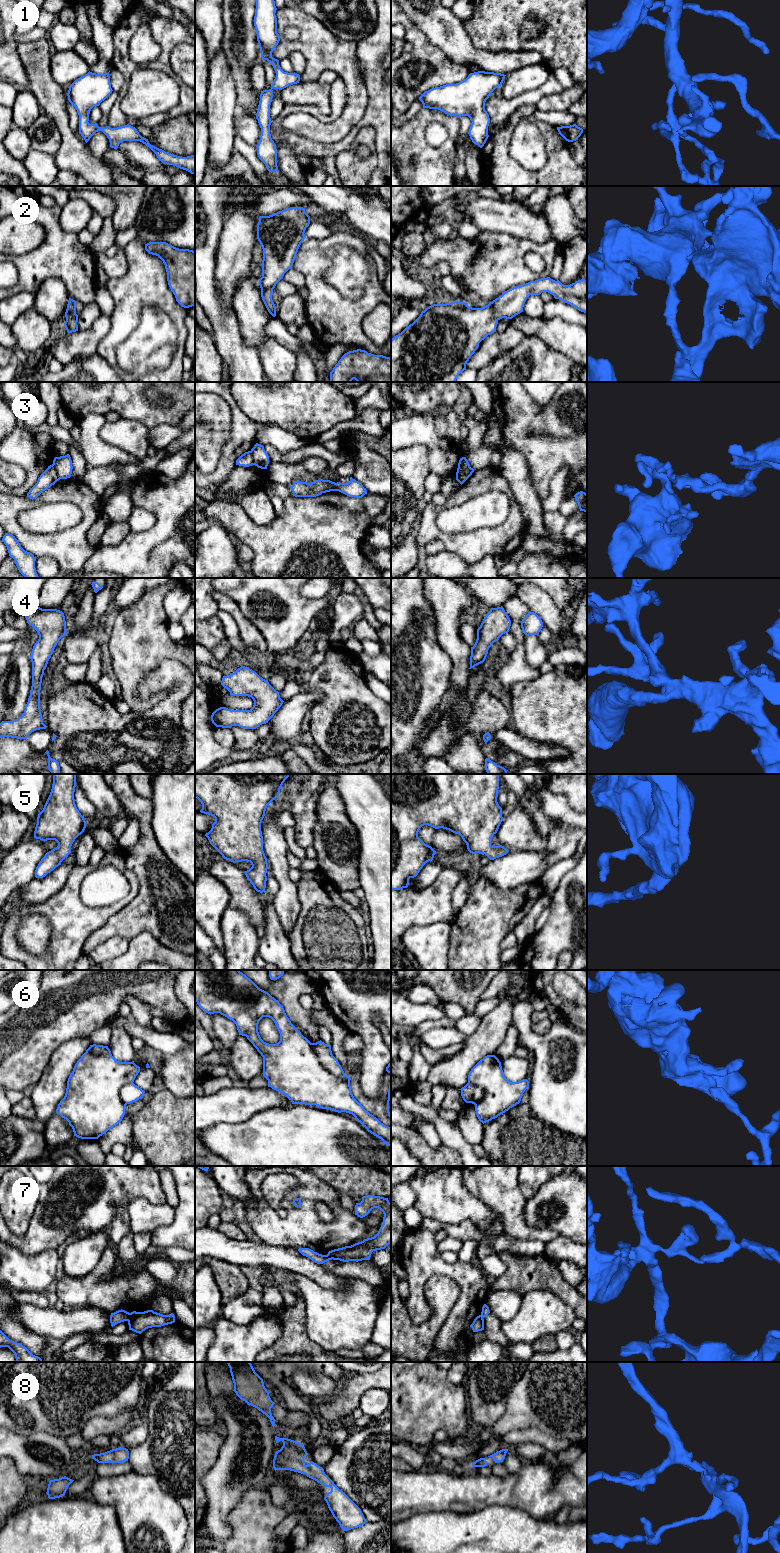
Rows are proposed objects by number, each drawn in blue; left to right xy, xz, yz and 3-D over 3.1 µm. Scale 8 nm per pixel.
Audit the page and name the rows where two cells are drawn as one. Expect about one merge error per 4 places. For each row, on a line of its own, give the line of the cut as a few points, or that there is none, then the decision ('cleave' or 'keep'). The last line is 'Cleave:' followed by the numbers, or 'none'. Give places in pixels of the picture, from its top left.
1: no cut | keep
2: no cut | keep
3: xy (52, 464), (59, 479) | cleave
4: no cut | keep
5: no cut | keep
6: xz (312, 1043), (318, 1060), (330, 1072), (343, 1076) | cleave
7: xy (137, 1312), (127, 1320) | cleave
8: no cut | keep
Cleave: 3, 6, 7

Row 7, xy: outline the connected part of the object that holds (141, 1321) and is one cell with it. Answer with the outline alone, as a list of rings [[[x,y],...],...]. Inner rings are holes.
[[[153,1310],[137,1312],[128,1320],[129,1330],[141,1334],[148,1328],[161,1327],[175,1322],[173,1313],[163,1315]]]

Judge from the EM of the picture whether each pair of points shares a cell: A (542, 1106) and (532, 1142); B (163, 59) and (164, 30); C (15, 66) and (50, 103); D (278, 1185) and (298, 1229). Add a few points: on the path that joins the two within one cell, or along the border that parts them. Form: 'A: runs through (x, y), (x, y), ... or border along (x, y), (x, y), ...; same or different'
A: border along (527, 1103), (540, 1119), (559, 1130); different
B: runs through (165, 52), (165, 37); same
C: border along (19, 58), (27, 75), (27, 87); different
D: border along (291, 1176), (295, 1186), (287, 1195); different

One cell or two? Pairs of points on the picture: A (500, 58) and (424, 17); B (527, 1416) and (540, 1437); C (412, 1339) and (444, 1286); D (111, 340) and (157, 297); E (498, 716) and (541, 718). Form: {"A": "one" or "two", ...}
{"A": "one", "B": "two", "C": "one", "D": "one", "E": "two"}

